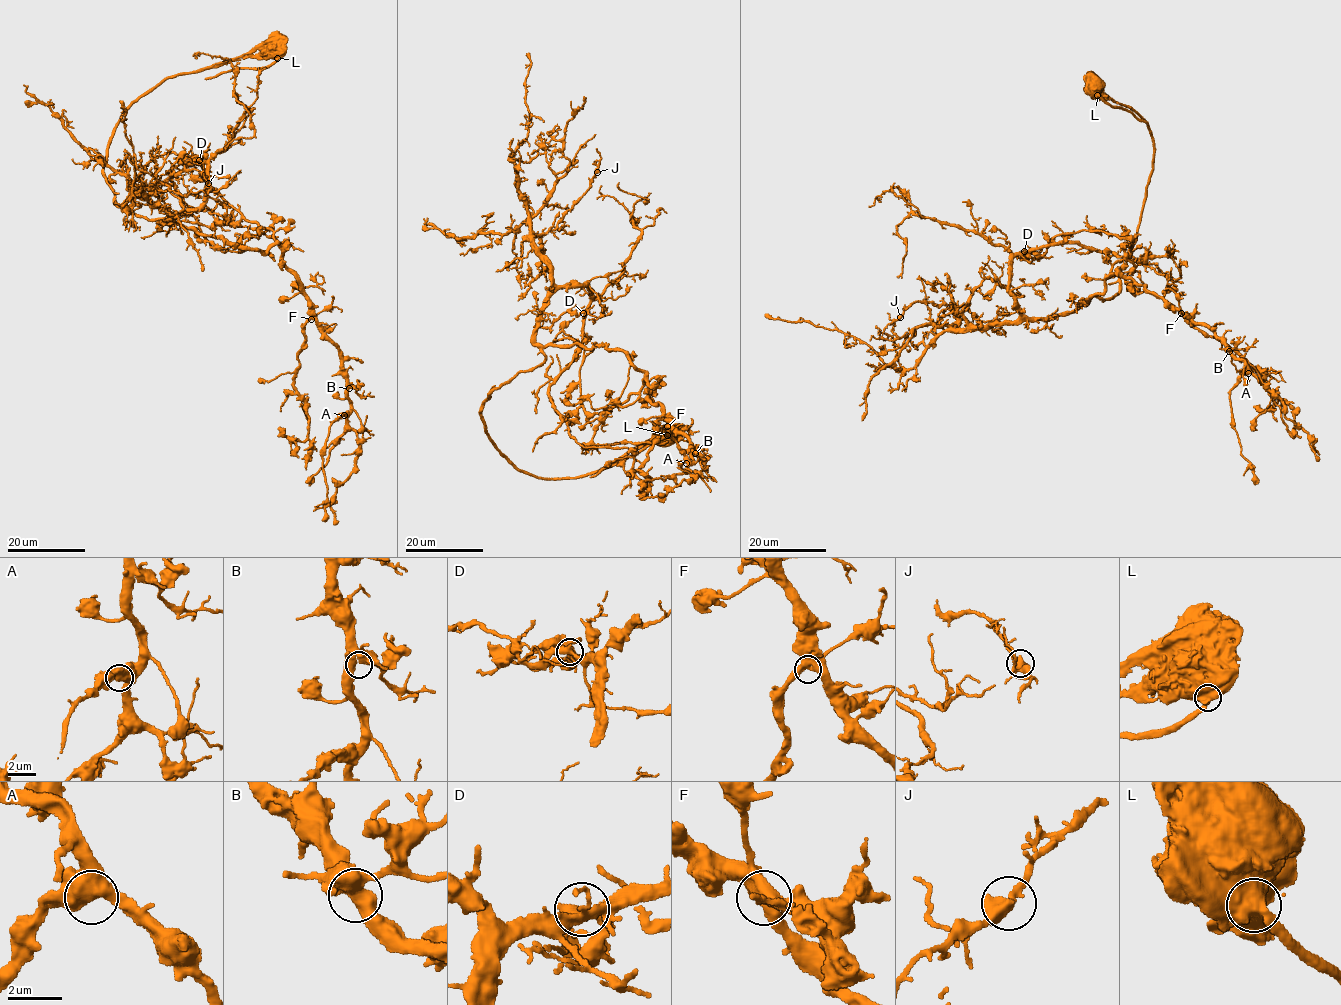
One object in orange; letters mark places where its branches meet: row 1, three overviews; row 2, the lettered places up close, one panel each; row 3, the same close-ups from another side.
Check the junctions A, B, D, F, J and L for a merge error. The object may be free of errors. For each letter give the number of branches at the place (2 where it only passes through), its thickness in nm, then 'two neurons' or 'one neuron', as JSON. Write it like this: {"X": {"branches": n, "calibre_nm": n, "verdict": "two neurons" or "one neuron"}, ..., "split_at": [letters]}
{"A": {"branches": 3, "calibre_nm": 550, "verdict": "one neuron"}, "B": {"branches": 3, "calibre_nm": 440, "verdict": "one neuron"}, "D": {"branches": 2, "calibre_nm": 440, "verdict": "one neuron"}, "F": {"branches": 2, "calibre_nm": 550, "verdict": "one neuron"}, "J": {"branches": 2, "calibre_nm": 480, "verdict": "one neuron"}, "L": {"branches": 2, "calibre_nm": 750, "verdict": "two neurons"}, "split_at": ["L"]}

